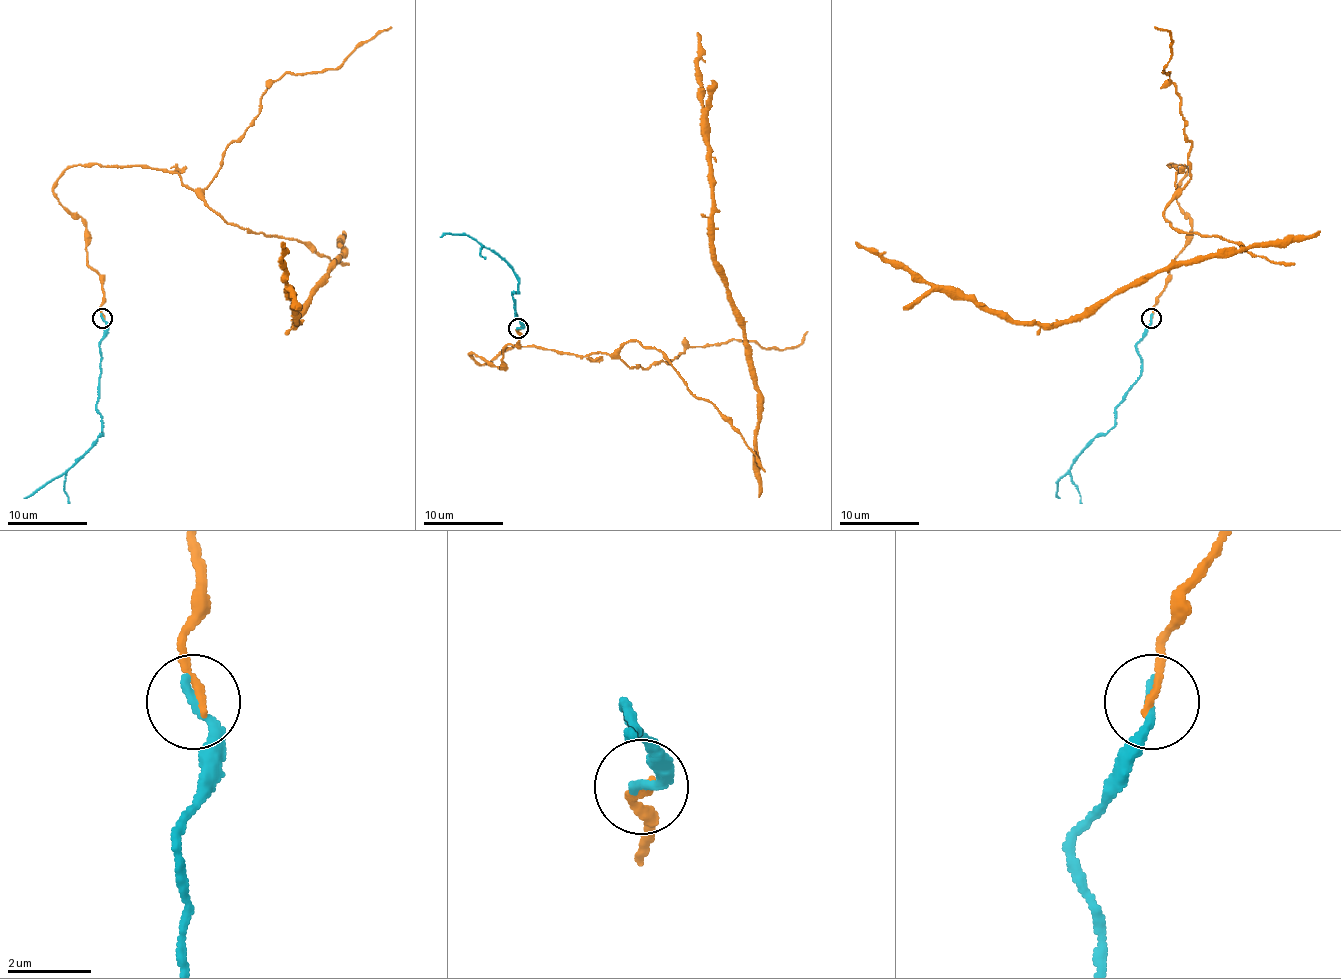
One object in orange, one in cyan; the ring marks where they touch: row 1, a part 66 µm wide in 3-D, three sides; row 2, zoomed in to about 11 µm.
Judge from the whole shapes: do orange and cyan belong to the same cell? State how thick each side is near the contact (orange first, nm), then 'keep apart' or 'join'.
calibres 180 and 240 nm; join

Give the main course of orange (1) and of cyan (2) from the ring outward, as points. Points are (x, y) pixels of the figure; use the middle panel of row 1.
1: (519, 328), (501, 368), (469, 354), (589, 356), (640, 342), (754, 441), (750, 348), (714, 258), (696, 33)
2: (519, 328), (521, 324), (515, 316), (513, 294), (517, 292), (519, 276), (497, 254), (469, 236), (439, 236)

